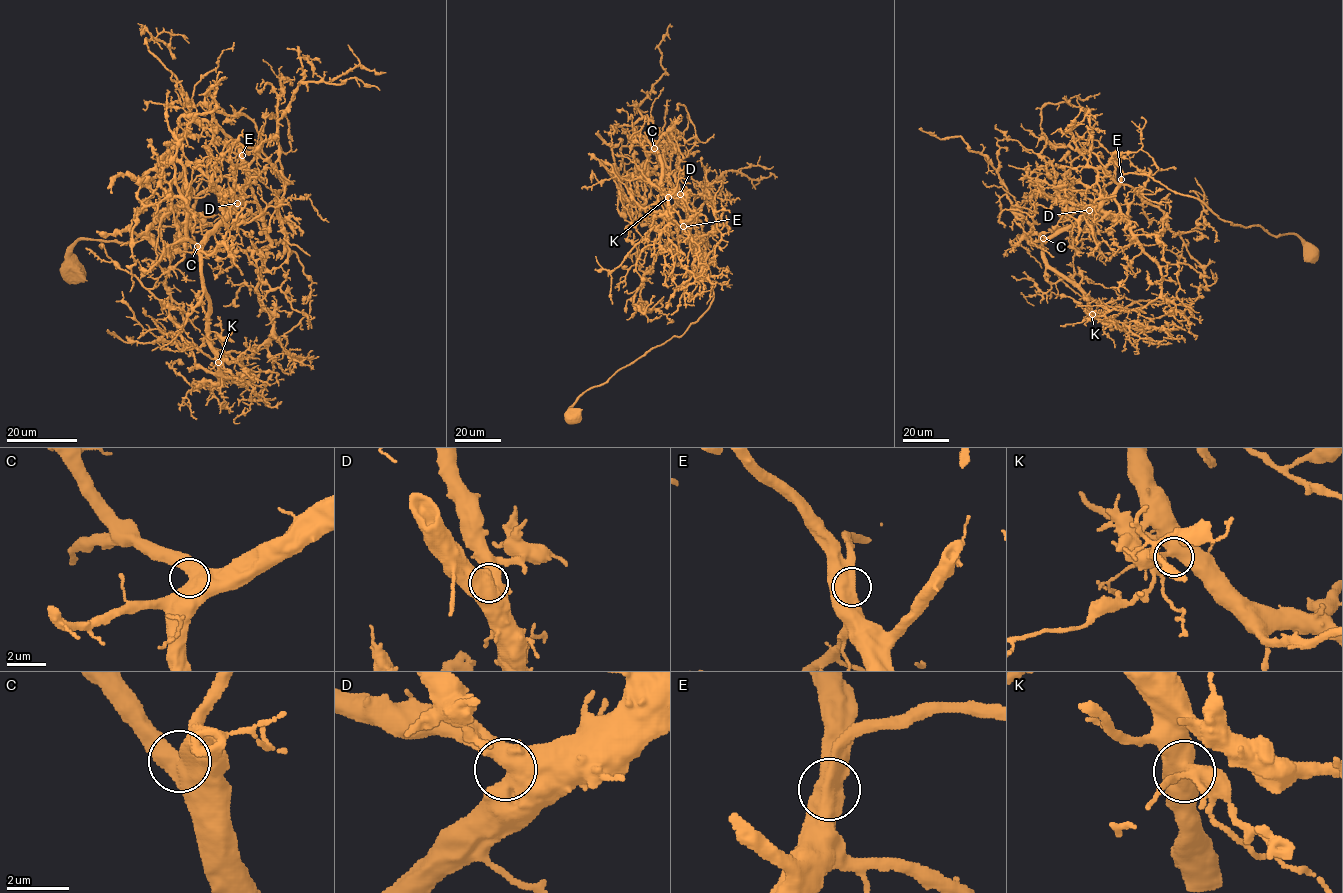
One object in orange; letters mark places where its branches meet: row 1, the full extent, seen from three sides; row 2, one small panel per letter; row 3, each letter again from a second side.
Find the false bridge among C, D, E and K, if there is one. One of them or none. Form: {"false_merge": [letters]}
{"false_merge": []}

